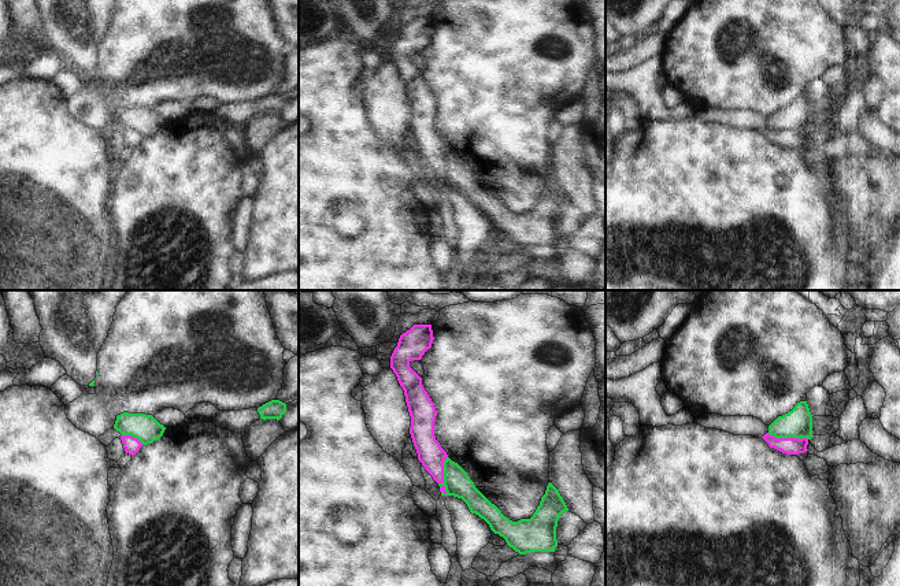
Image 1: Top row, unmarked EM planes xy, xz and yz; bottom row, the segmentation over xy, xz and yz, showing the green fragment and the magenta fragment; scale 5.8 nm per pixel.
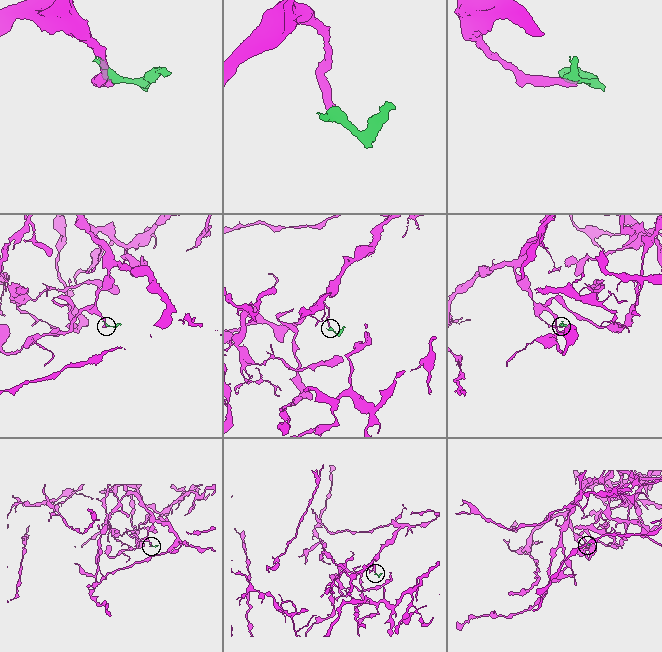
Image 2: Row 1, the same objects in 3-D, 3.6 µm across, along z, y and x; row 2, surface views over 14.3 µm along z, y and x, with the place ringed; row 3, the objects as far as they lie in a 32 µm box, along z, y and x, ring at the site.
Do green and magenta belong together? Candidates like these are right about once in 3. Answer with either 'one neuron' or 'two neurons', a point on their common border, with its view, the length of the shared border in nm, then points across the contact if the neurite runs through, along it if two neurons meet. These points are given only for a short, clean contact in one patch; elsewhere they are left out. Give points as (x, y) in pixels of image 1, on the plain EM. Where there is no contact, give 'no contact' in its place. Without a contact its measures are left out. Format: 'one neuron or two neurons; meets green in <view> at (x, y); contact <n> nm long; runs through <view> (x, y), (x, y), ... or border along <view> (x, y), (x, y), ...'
two neurons; meets green in xz at (444, 169); contact 240 nm long; border along xz (447, 149), (443, 171), (444, 188)

